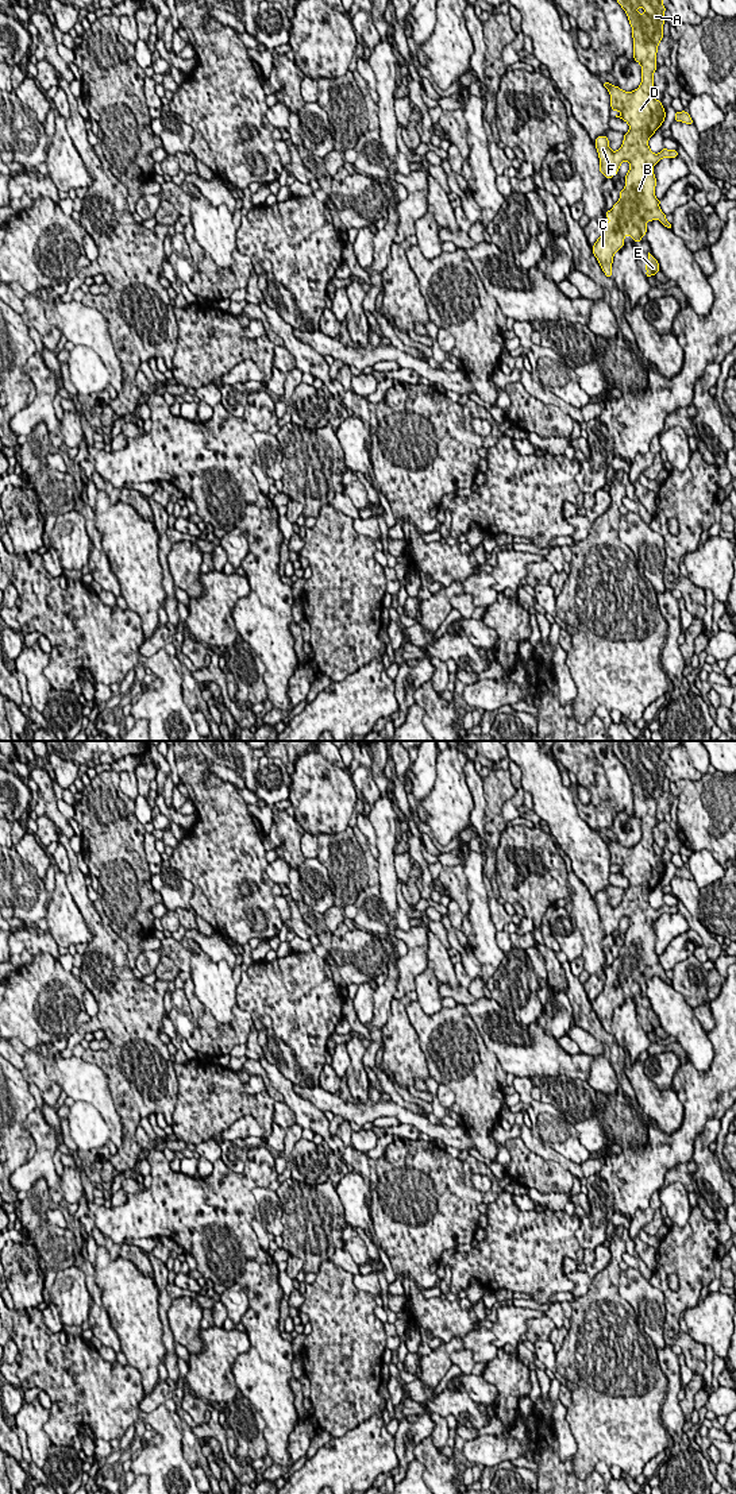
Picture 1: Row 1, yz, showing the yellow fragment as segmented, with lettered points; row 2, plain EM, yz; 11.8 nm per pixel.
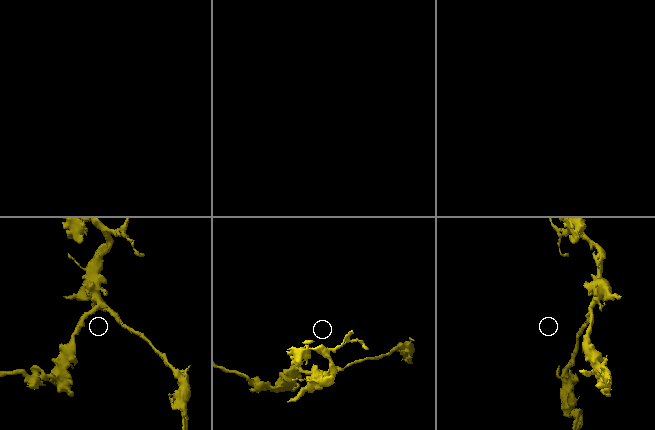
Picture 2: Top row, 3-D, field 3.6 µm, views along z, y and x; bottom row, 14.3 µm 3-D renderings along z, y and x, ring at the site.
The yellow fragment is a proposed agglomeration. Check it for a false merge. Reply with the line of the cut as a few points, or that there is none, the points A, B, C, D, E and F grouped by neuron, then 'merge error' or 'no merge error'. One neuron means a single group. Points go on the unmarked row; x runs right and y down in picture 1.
no cut | A B C D E F | no merge error

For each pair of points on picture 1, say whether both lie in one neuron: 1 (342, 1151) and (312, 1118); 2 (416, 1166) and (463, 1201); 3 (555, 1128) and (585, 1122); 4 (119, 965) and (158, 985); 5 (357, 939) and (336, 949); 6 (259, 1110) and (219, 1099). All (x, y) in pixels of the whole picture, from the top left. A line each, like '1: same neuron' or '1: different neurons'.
1: same neuron
2: same neuron
3: different neurons
4: same neuron
5: same neuron
6: same neuron

